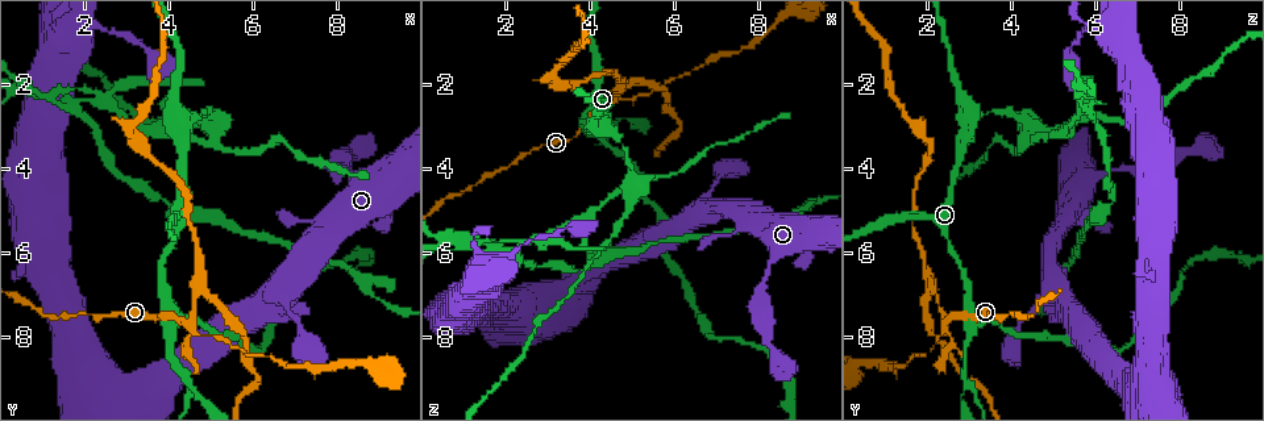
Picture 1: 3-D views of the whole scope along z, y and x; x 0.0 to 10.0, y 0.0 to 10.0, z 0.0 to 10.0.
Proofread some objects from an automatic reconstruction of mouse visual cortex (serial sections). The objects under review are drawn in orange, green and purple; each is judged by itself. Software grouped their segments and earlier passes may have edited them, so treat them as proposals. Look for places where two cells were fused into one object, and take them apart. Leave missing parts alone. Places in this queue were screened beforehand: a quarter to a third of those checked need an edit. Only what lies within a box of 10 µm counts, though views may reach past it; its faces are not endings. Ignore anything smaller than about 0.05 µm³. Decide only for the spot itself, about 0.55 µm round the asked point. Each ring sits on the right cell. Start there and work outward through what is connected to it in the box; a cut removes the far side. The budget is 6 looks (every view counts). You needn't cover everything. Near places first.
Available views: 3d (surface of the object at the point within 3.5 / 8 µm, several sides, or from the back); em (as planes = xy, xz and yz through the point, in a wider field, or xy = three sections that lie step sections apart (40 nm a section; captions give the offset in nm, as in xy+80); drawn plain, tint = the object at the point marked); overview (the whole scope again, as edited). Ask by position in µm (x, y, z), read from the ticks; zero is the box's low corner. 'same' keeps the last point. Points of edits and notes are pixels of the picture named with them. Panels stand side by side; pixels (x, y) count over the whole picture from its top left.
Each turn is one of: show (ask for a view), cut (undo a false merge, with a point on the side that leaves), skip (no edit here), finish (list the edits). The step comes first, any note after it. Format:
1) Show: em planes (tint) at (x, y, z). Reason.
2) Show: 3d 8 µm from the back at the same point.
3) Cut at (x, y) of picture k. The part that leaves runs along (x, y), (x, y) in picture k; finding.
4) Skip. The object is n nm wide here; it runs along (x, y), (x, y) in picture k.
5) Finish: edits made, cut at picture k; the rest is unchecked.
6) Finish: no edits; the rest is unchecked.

Show: 3d 8 µm at (4.35, 7.60, 2.40). Three-way junction.

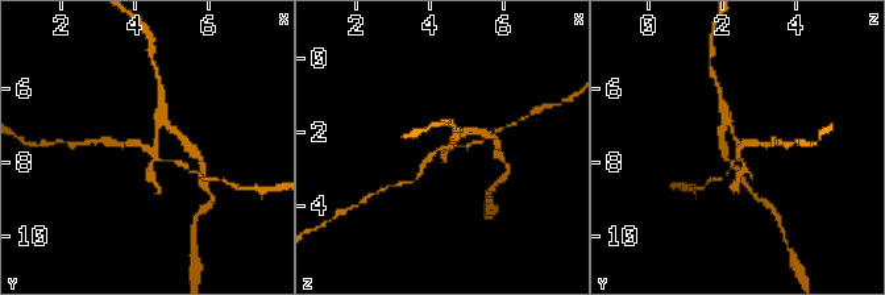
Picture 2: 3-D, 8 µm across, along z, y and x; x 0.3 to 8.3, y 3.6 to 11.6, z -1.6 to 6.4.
Show: 3d 3.5 µm at the same point.

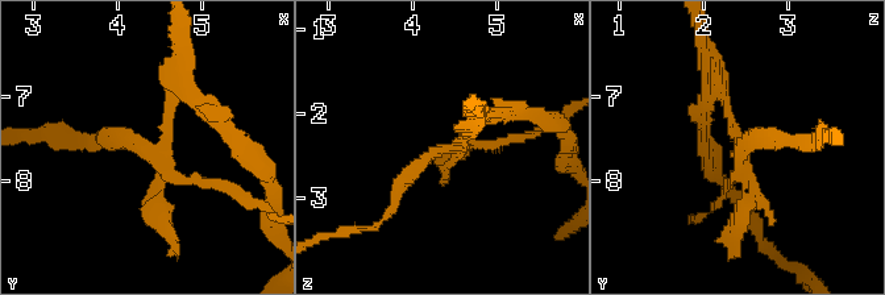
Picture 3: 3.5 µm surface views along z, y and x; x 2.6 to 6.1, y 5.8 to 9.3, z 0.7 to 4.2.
Show: em xy step 5 (tint) at (4.40, 7.65, 2.40). Shape alone is not enough.

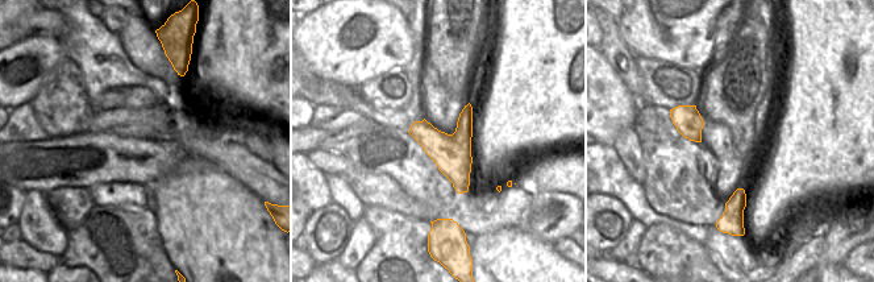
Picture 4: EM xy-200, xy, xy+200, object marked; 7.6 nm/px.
Cut at (740, 223) of picture 3. The object is 300 nm wide here; the part that leaves runs along (735, 136), (702, 34) in picture 3; a second cell is stuck on.

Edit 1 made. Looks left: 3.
Show: overview.

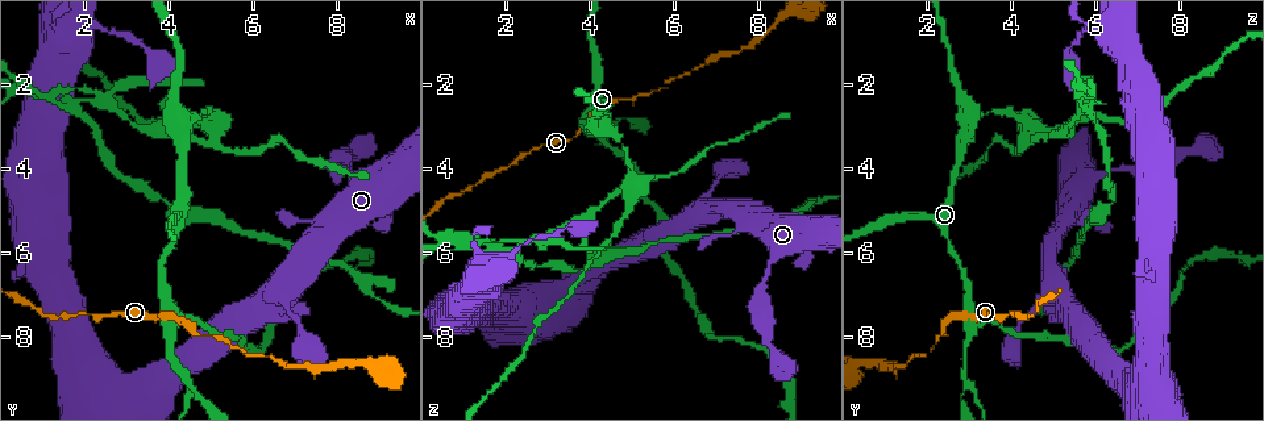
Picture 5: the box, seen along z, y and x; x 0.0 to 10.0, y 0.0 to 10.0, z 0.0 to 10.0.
Show: em xy step 1 (tint) at (2.05, 7.40, 4.05). Narrows sharply.

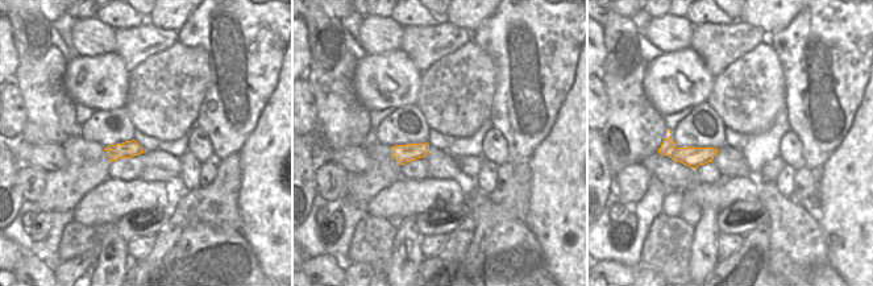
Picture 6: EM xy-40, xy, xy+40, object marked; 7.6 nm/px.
Show: 3d 3.5 µm from the back at the same point.

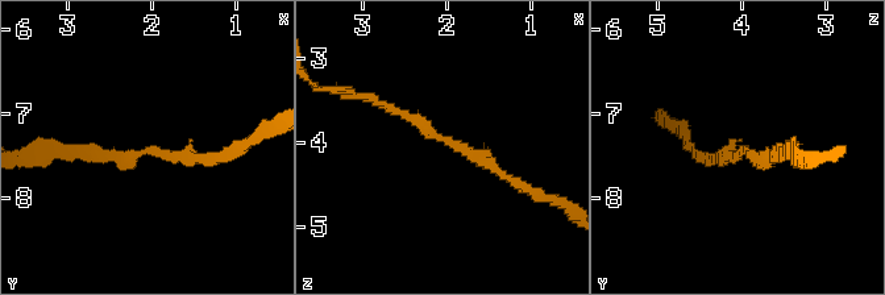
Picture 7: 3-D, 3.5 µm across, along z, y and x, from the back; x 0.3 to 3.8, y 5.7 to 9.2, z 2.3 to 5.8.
Skip. The object is 130 nm wide here; it runs along (374, 98), (524, 188) in picture 7; all the same cell.

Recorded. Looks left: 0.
Finish: edits made, cut at picture 3; the rest is unchecked.

